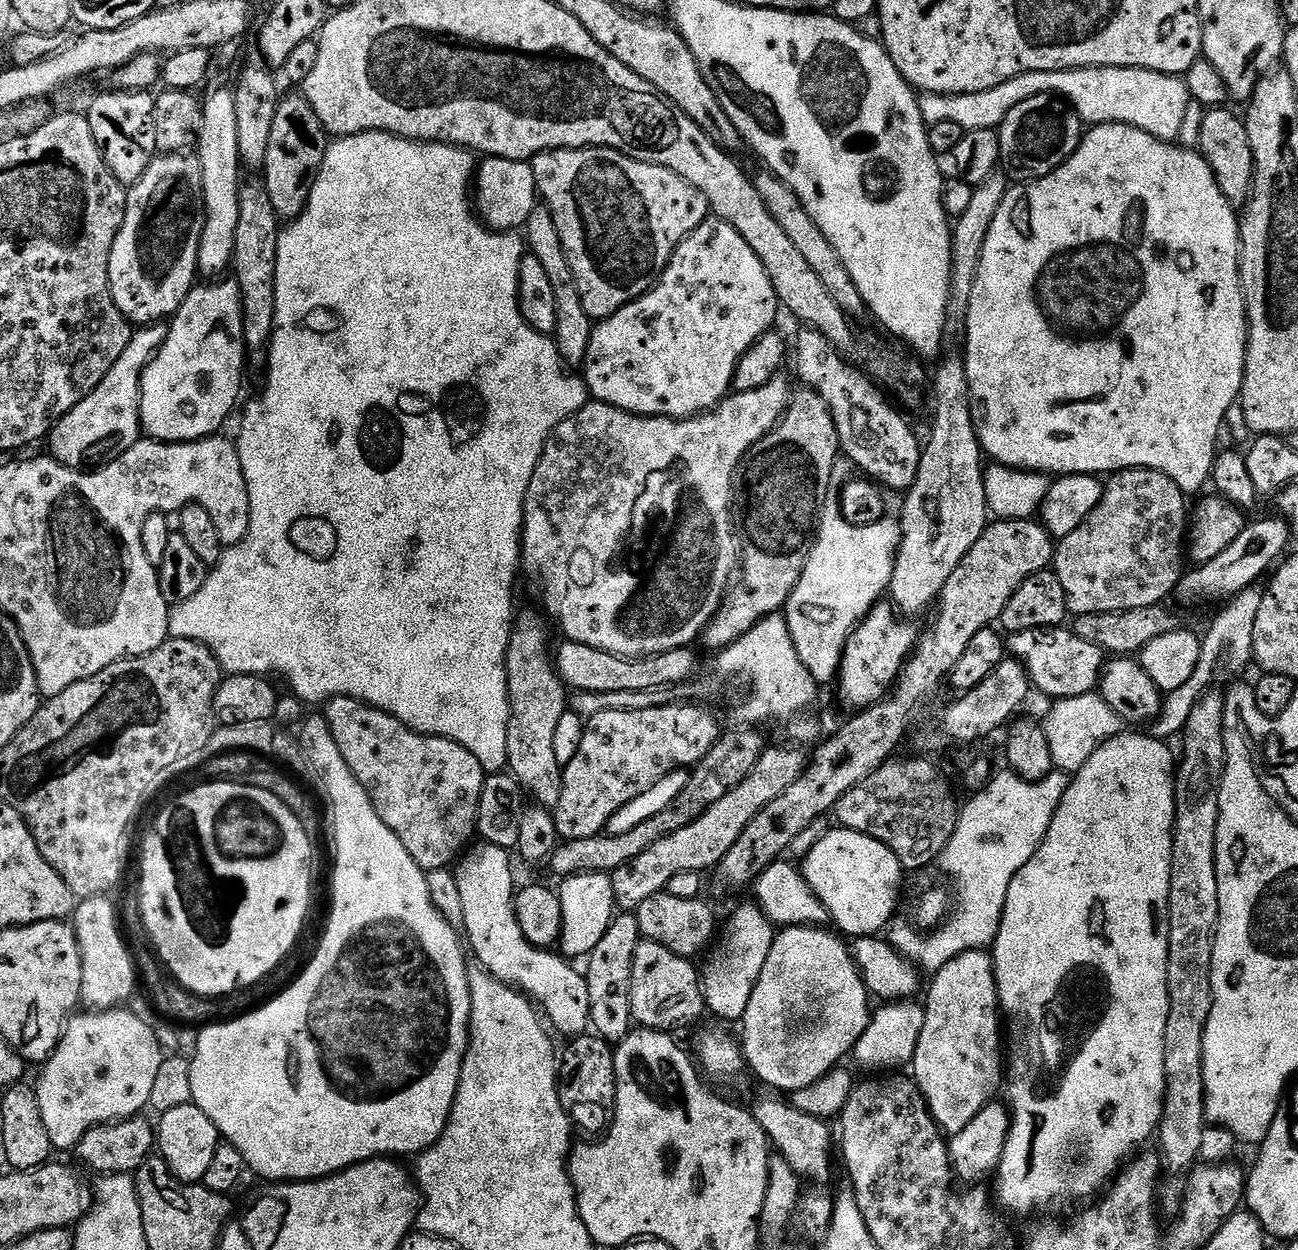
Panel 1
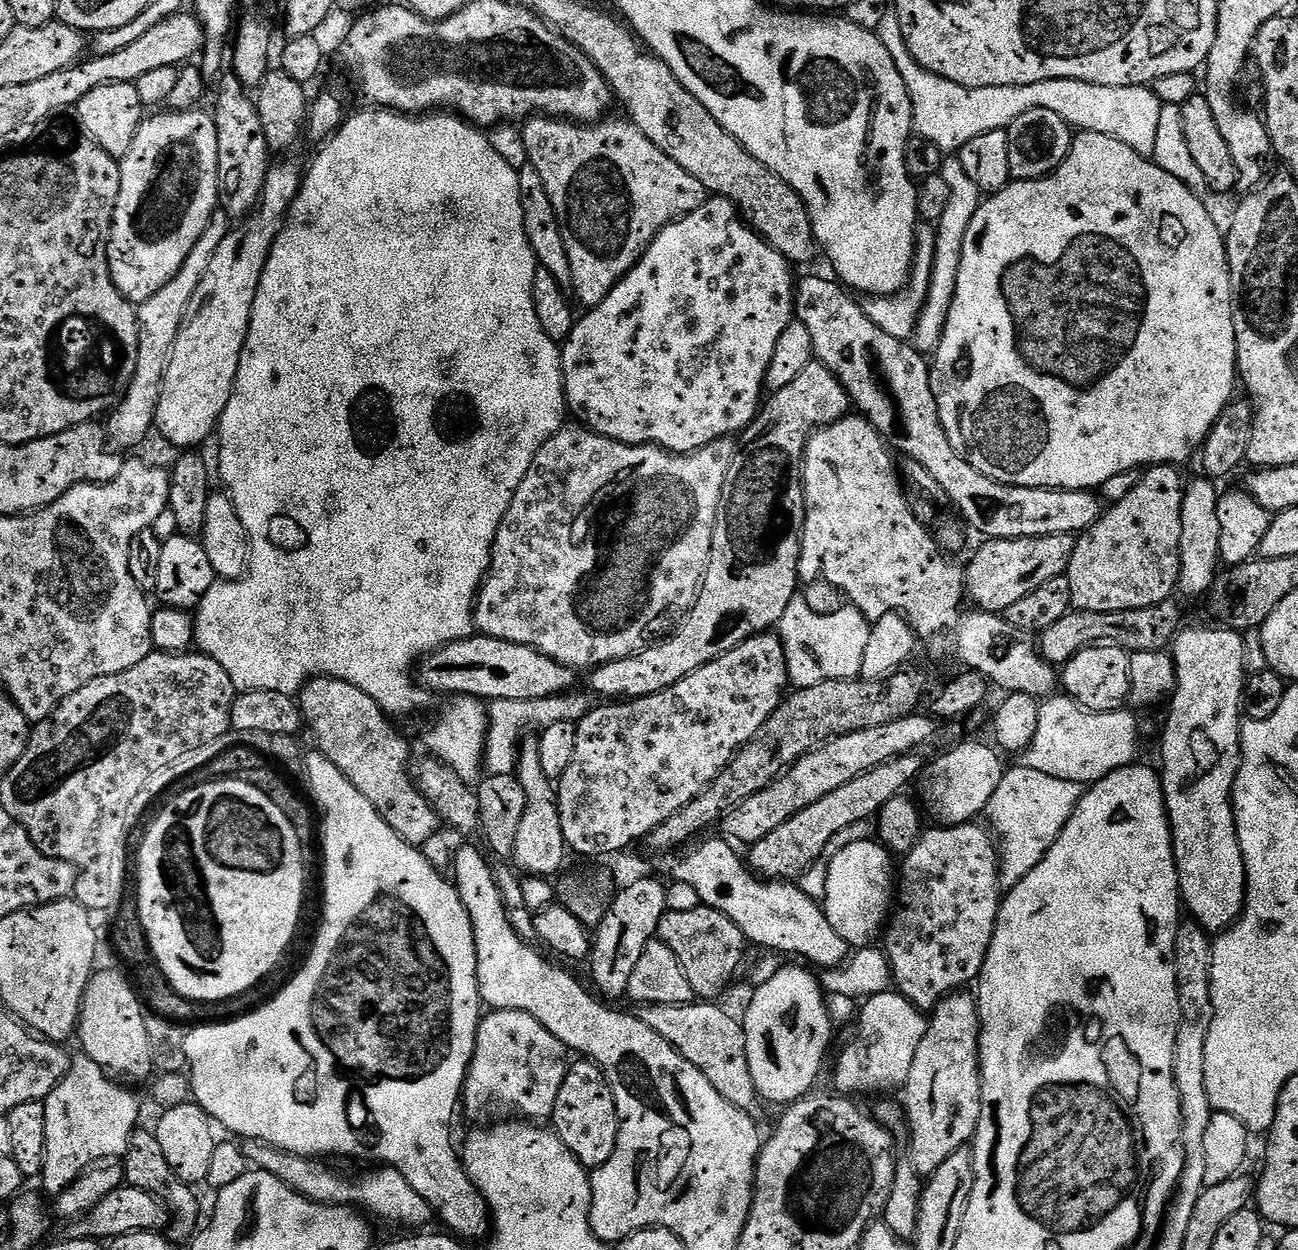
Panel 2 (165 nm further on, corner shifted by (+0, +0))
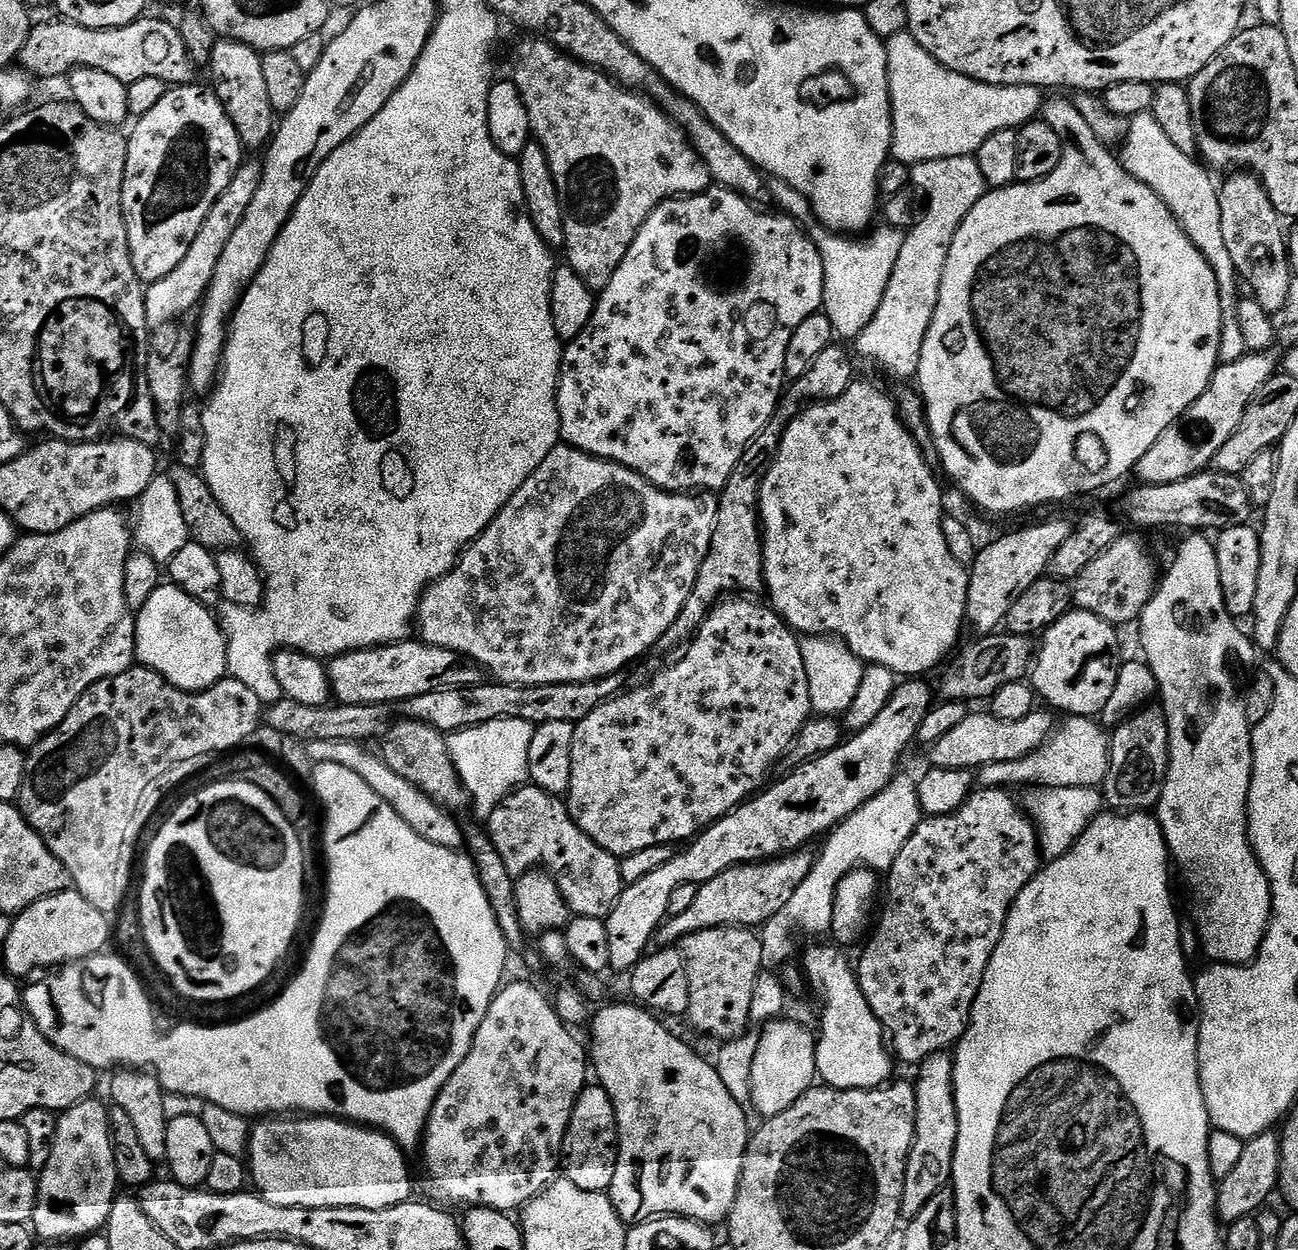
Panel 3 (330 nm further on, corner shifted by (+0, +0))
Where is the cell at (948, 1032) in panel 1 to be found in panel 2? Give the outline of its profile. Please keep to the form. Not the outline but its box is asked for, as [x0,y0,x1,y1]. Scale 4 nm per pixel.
[902,991,980,1178]

